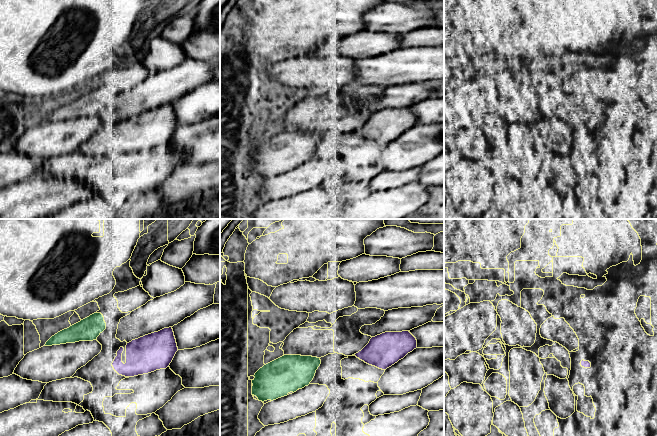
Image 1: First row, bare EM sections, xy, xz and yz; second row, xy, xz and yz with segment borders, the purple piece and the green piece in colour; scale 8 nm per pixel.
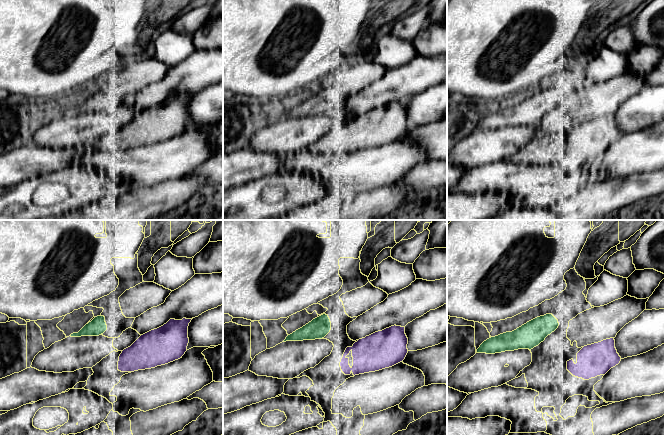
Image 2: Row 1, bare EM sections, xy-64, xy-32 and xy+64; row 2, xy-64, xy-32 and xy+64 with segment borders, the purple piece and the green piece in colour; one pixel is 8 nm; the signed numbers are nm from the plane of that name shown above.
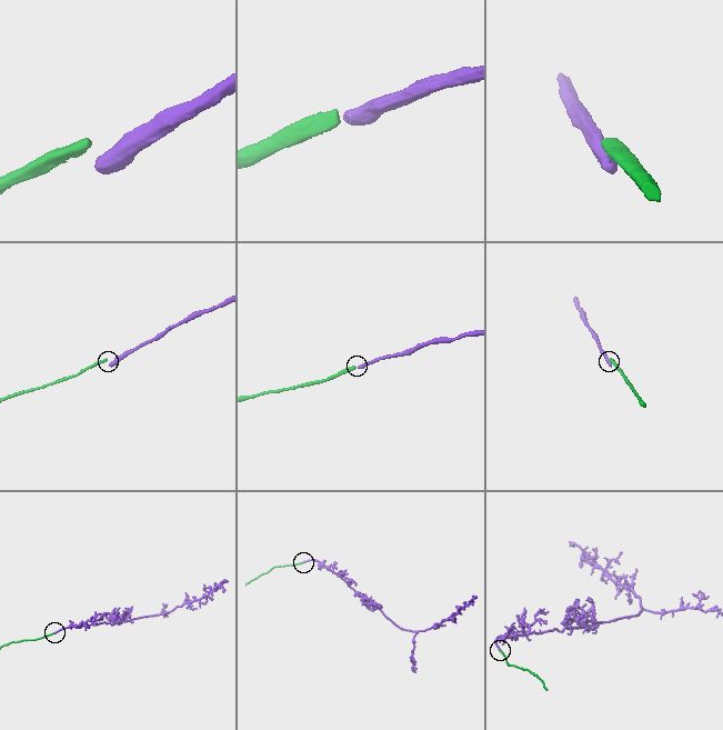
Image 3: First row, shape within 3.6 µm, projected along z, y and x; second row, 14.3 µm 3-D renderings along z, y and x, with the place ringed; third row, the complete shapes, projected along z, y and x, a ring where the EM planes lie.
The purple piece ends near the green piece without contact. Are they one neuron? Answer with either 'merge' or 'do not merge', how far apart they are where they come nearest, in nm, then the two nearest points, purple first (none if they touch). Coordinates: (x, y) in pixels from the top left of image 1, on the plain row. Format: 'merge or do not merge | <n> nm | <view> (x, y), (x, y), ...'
do not merge | 190 nm | xy (120, 123), (103, 106)

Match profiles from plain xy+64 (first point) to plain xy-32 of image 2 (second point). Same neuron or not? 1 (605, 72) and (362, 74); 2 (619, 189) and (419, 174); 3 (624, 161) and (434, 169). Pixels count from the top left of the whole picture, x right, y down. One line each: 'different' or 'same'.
1: different
2: same
3: different

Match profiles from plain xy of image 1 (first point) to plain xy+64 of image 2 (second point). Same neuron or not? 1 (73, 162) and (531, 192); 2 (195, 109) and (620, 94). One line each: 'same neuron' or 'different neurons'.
1: same neuron
2: different neurons

